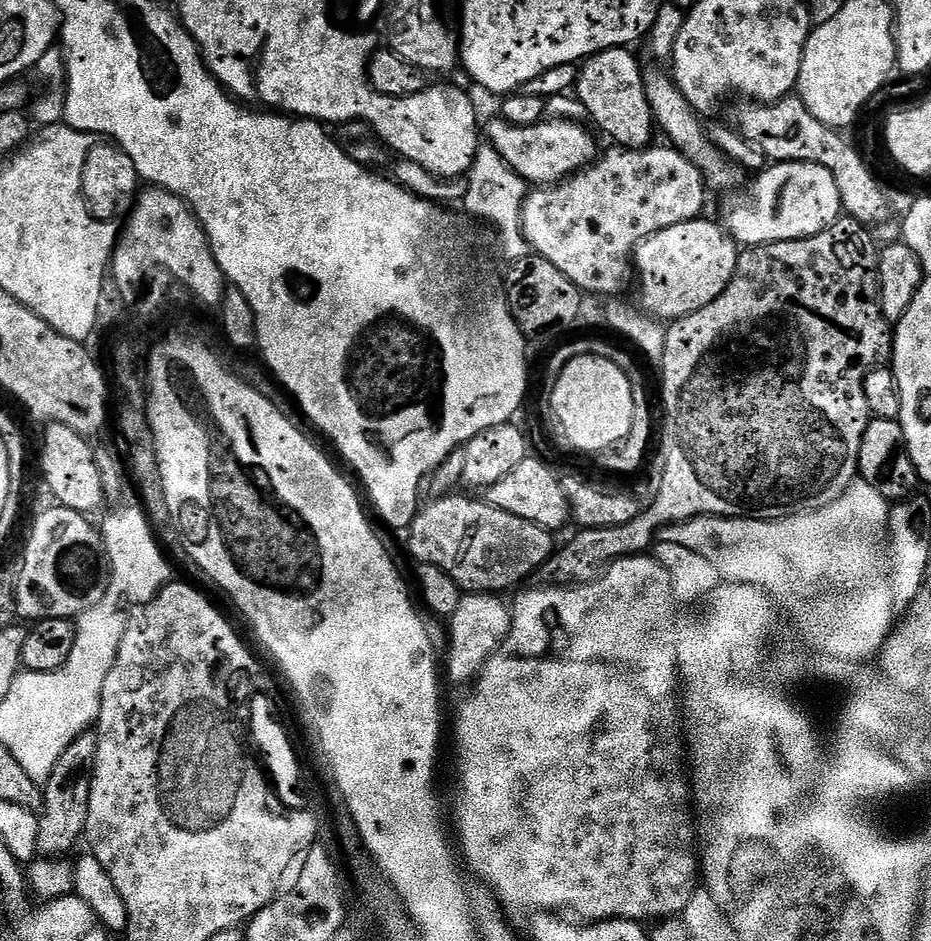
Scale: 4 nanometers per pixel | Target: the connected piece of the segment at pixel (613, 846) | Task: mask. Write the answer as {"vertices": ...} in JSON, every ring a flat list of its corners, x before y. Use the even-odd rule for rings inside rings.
{"vertices":[[641,554,641,555,639,555,639,556,624,556,624,557,623,557,623,558,622,558,622,559,620,559,620,560,614,560,614,561,612,561,612,563,611,563,611,564,609,564,609,565,608,565,608,567,607,567,607,568,605,568,605,569,604,569,604,571,603,571,603,572,601,572,601,573,600,573,600,575,599,575,599,576,597,576,597,577,596,577,596,579,594,579,594,580,587,580,587,582,585,582,585,584,573,584,573,585,571,585,571,586,544,586,544,587,548,587,548,588,532,588,532,589,530,589,530,590,529,590,529,592,524,592,524,593,522,593,522,594,521,594,521,596,520,596,520,597,518,597,518,598,517,598,517,600,516,600,516,604,515,604,515,603,513,603,513,604,512,604,512,605,511,605,511,610,512,610,512,625,511,625,511,626,510,626,510,634,509,634,509,635,508,635,508,637,506,637,506,639,505,639,505,640,503,640,503,642,502,642,502,643,500,643,500,645,499,645,499,646,498,646,498,650,494,650,494,651,493,651,493,652,492,652,492,656,491,656,491,658,489,658,489,660,488,660,488,661,487,661,487,662,485,662,485,664,484,664,484,669,483,669,483,670,481,670,481,671,480,671,480,672,479,672,479,674,478,674,478,675,477,675,477,677,476,677,476,679,475,679,475,681,474,681,474,683,473,683,473,684,472,684,472,685,471,685,471,688,470,688,470,691,472,691,472,693,470,693,470,694,469,694,469,696,468,696,468,697,466,697,466,698,465,698,465,700,464,700,464,701,462,701,462,702,461,702,461,704,460,704,460,713,458,713,458,714,457,714,457,716,456,716,456,744,457,744,457,746,458,746,458,747,460,747,460,844,461,844,461,846,462,846,462,847,464,847,464,856,465,856,465,858,466,858,466,859,468,859,468,864,469,864,469,866,470,866,470,867,472,867,472,868,473,868,473,870,474,870,474,871,476,871,476,872,477,872,477,874,478,874,478,875,480,875,480,877,479,877,479,879,480,879,480,880,481,880,481,881,483,881,483,883,485,883,485,884,487,884,487,885,488,885,488,887,489,887,489,888,491,888,491,889,492,889,492,891,493,891,493,892,495,892,495,893,496,893,496,895,497,895,497,897,499,897,499,899,500,899,500,900,501,900,501,901,503,901,503,903,504,903,504,904,505,904,505,905,508,905,508,904,513,904,513,906,514,906,514,907,516,907,516,908,532,908,532,909,531,909,531,910,535,910,535,911,536,911,536,912,551,912,551,913,553,913,553,914,560,914,560,913,563,913,563,911,562,911,562,910,563,910,563,908,565,908,565,910,566,910,566,911,568,911,568,912,577,912,577,914,578,914,578,915,580,915,580,916,581,916,581,917,580,917,580,916,577,916,577,917,579,917,579,919,580,919,580,920,581,920,581,921,584,921,584,922,599,922,599,921,602,921,602,920,634,920,634,921,637,921,637,922,645,922,645,921,644,921,644,920,648,920,648,921,647,921,647,922,652,922,652,921,655,921,655,920,656,920,656,919,657,919,657,918,676,918,676,917,679,917,679,916,680,916,680,915,681,915,681,913,683,913,683,910,684,910,684,907,685,907,685,906,686,906,686,905,687,905,687,904,688,904,688,903,689,903,689,902,690,902,690,898,691,898,691,897,692,897,692,895,693,895,693,894,694,894,694,893,695,893,695,892,697,892,697,891,698,891,698,832,697,832,697,829,696,829,696,828,695,828,695,827,694,827,694,808,693,808,693,805,692,805,692,804,691,804,691,803,690,803,690,784,689,784,689,781,688,781,688,780,687,780,687,779,685,779,685,776,686,776,686,740,685,740,685,737,684,737,684,736,683,736,683,735,682,735,682,708,681,708,681,705,680,705,680,704,679,704,679,703,678,703,678,665,677,665,677,662,676,662,676,630,677,630,677,627,678,627,678,612,677,612,677,616,676,616,676,611,678,611,678,608,677,608,677,605,676,605,676,604,675,604,675,603,674,603,674,601,673,601,673,598,672,598,672,587,671,587,671,586,670,586,670,574,666,574,666,566,662,566,662,565,661,565,661,564,659,564,659,563,658,563,658,561,657,561,657,560,656,560,656,558,655,558,655,555,652,555,652,554]]}

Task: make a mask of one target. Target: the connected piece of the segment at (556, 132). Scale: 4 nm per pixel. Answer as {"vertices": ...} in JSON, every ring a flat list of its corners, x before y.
{"vertices":[[503,118,488,124,487,143,502,159,532,186,551,186,576,175,597,159,596,140,579,123,545,118,534,126,514,126]]}

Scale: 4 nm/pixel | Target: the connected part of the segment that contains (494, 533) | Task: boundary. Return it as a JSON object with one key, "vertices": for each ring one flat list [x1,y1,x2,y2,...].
{"vertices":[[451,494,440,500,425,503,412,520,412,527,407,529,408,548,420,564,433,564,442,569,465,593,495,592,503,593,503,588,512,588,519,580,524,580,532,571,539,569,549,556,553,555,552,540,549,529,539,528,526,518,506,514,483,499,467,500,459,494]]}

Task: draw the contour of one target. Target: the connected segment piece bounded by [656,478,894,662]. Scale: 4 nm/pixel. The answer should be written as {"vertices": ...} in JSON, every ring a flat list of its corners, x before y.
{"vertices":[[862,479,853,480,851,486,834,502,830,502,826,507,819,508,813,512,803,512,800,516,785,516,782,520,754,520,748,517,716,517,697,516,692,520,684,521,681,524,668,525,660,528,657,532,657,543,665,544,671,542,678,546,683,546,688,550,699,554,702,558,707,558,714,565,723,583,744,584,758,586,767,592,777,605,786,613,787,619,796,623,796,628,813,644,817,653,833,656,834,658,844,658,846,660,859,660,868,662,879,653,888,633,894,627,894,609,890,598,890,582,888,581,888,554,886,551,886,541,888,538,888,510,889,501,884,499,870,482]]}

